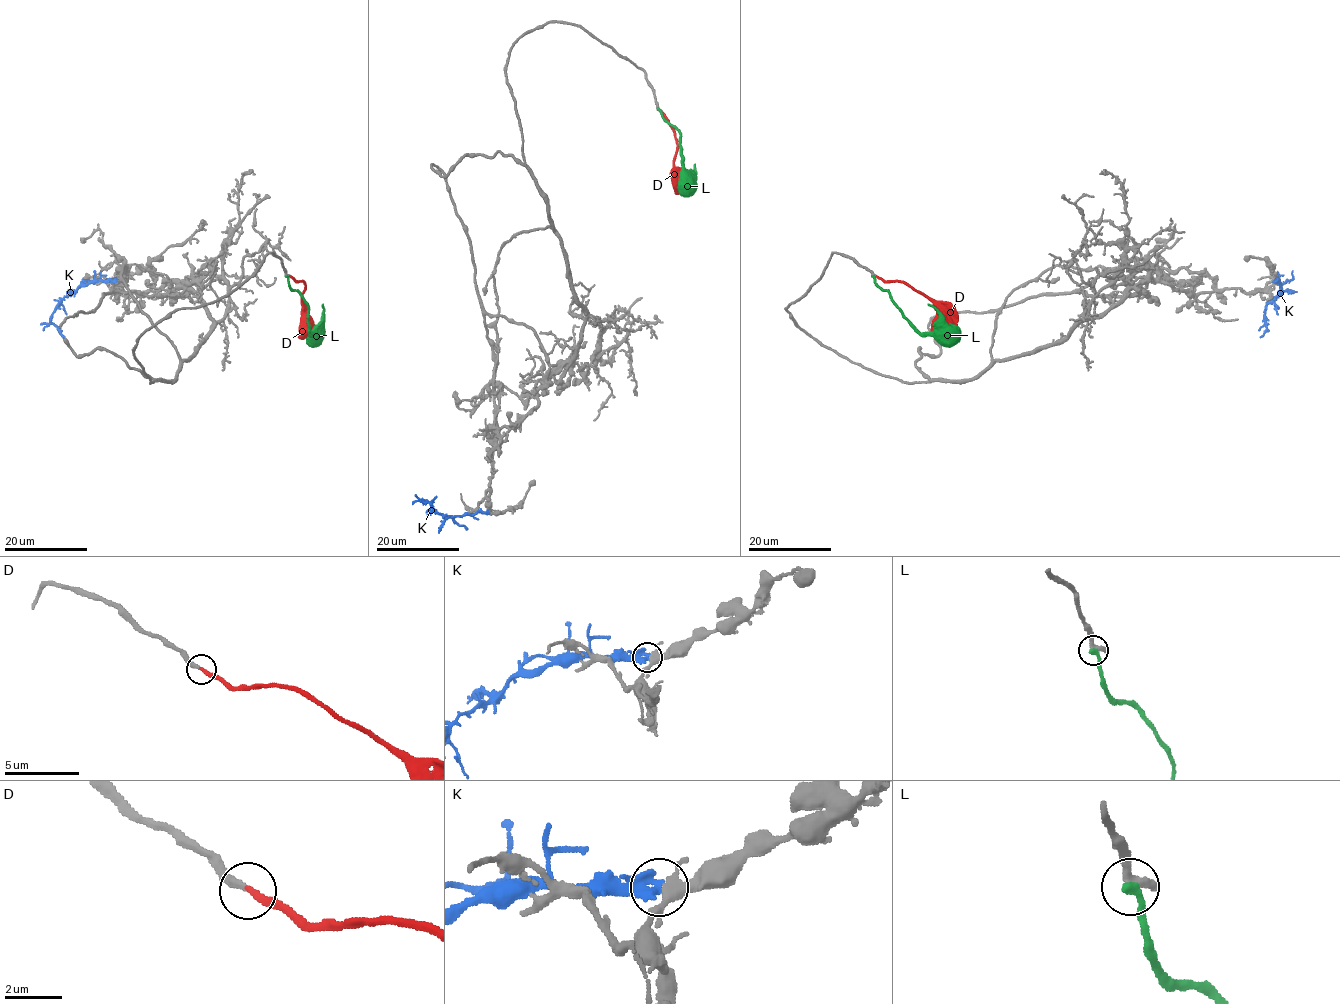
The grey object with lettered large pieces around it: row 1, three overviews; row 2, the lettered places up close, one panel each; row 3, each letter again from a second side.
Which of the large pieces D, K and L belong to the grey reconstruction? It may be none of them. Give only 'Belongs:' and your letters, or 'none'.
Belongs: D

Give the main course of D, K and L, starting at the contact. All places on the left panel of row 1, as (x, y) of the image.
D: (290, 276), (305, 283), (300, 329), (305, 337)
K: (116, 280), (92, 280), (65, 296), (50, 321), (64, 337)
L: (286, 276), (288, 284), (308, 306), (311, 333), (321, 320), (322, 304)

